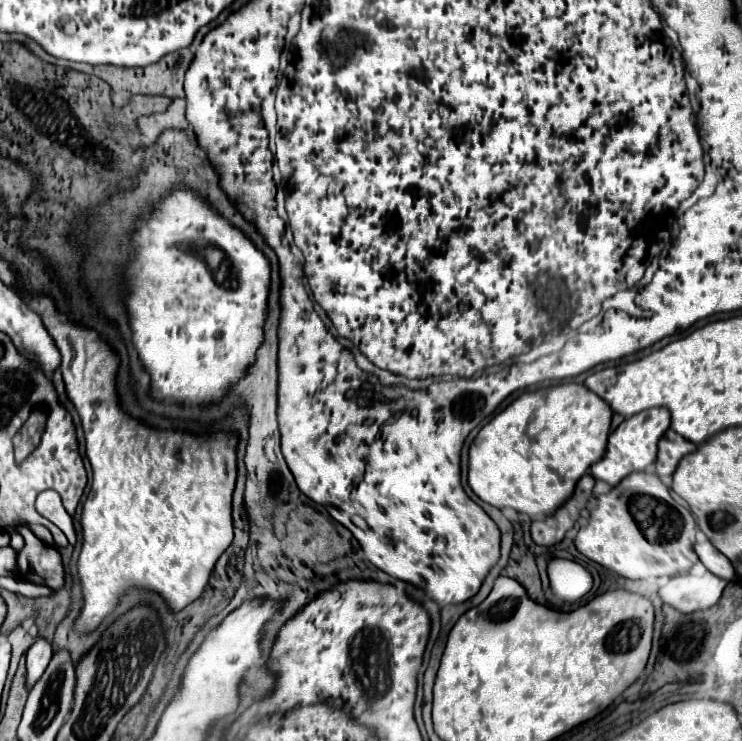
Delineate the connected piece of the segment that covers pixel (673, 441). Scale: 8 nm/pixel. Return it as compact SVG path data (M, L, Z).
M668 429L668 431L662 435L660 443L658 443L656 475L658 475L660 479L670 477L670 475L674 473L678 461L680 461L684 455L692 453L692 451L696 451L696 445L694 445L692 441L680 437L676 431Z

